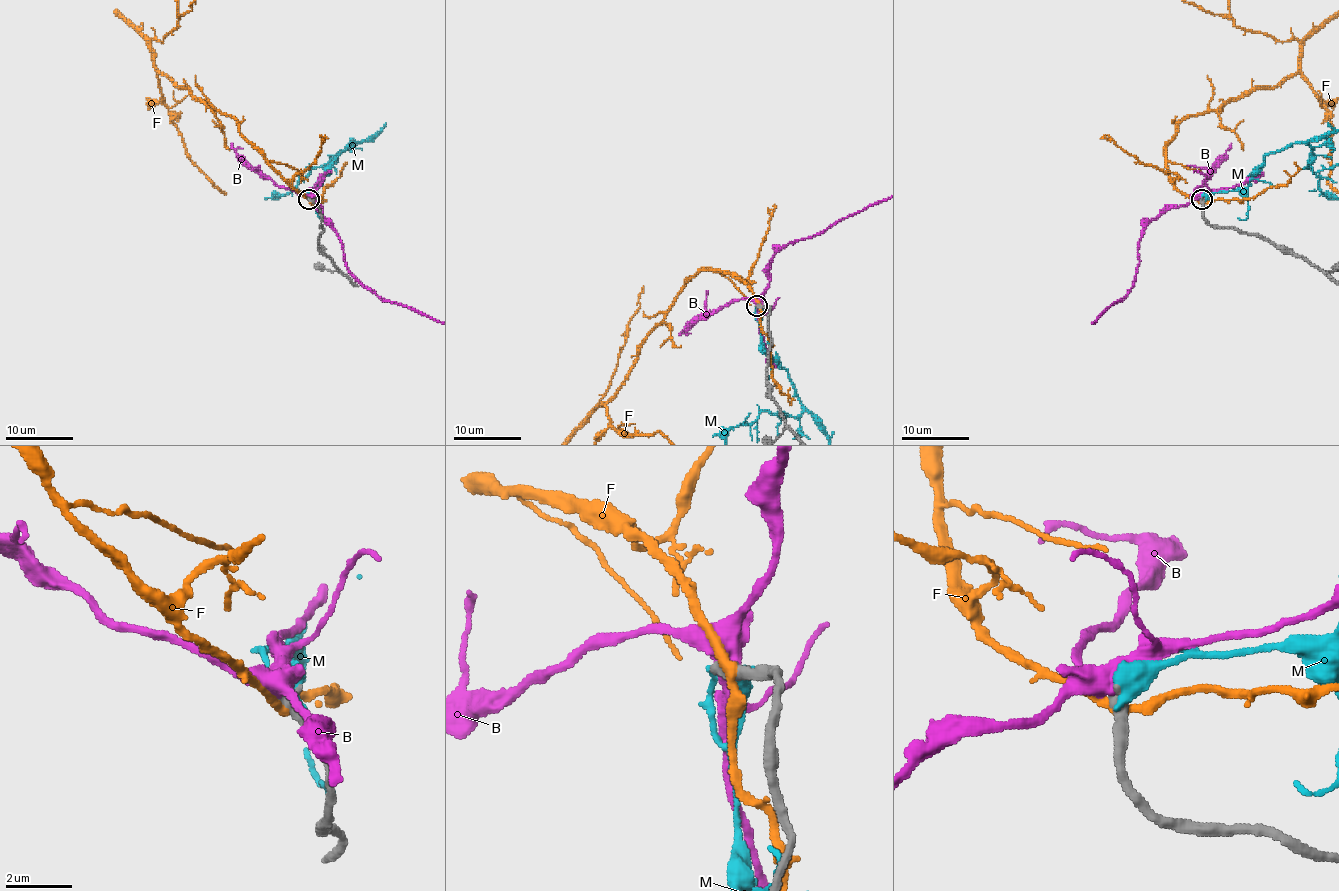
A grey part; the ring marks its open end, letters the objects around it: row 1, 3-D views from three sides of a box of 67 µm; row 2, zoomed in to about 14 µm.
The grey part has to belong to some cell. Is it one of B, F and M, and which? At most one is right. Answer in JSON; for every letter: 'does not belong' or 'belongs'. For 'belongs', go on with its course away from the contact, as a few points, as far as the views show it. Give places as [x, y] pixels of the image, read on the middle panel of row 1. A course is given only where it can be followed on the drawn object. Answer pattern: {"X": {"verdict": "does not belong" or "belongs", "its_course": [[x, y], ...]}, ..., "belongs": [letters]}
{"B": {"verdict": "does not belong"}, "F": {"verdict": "does not belong"}, "M": {"verdict": "does not belong"}, "belongs": []}

